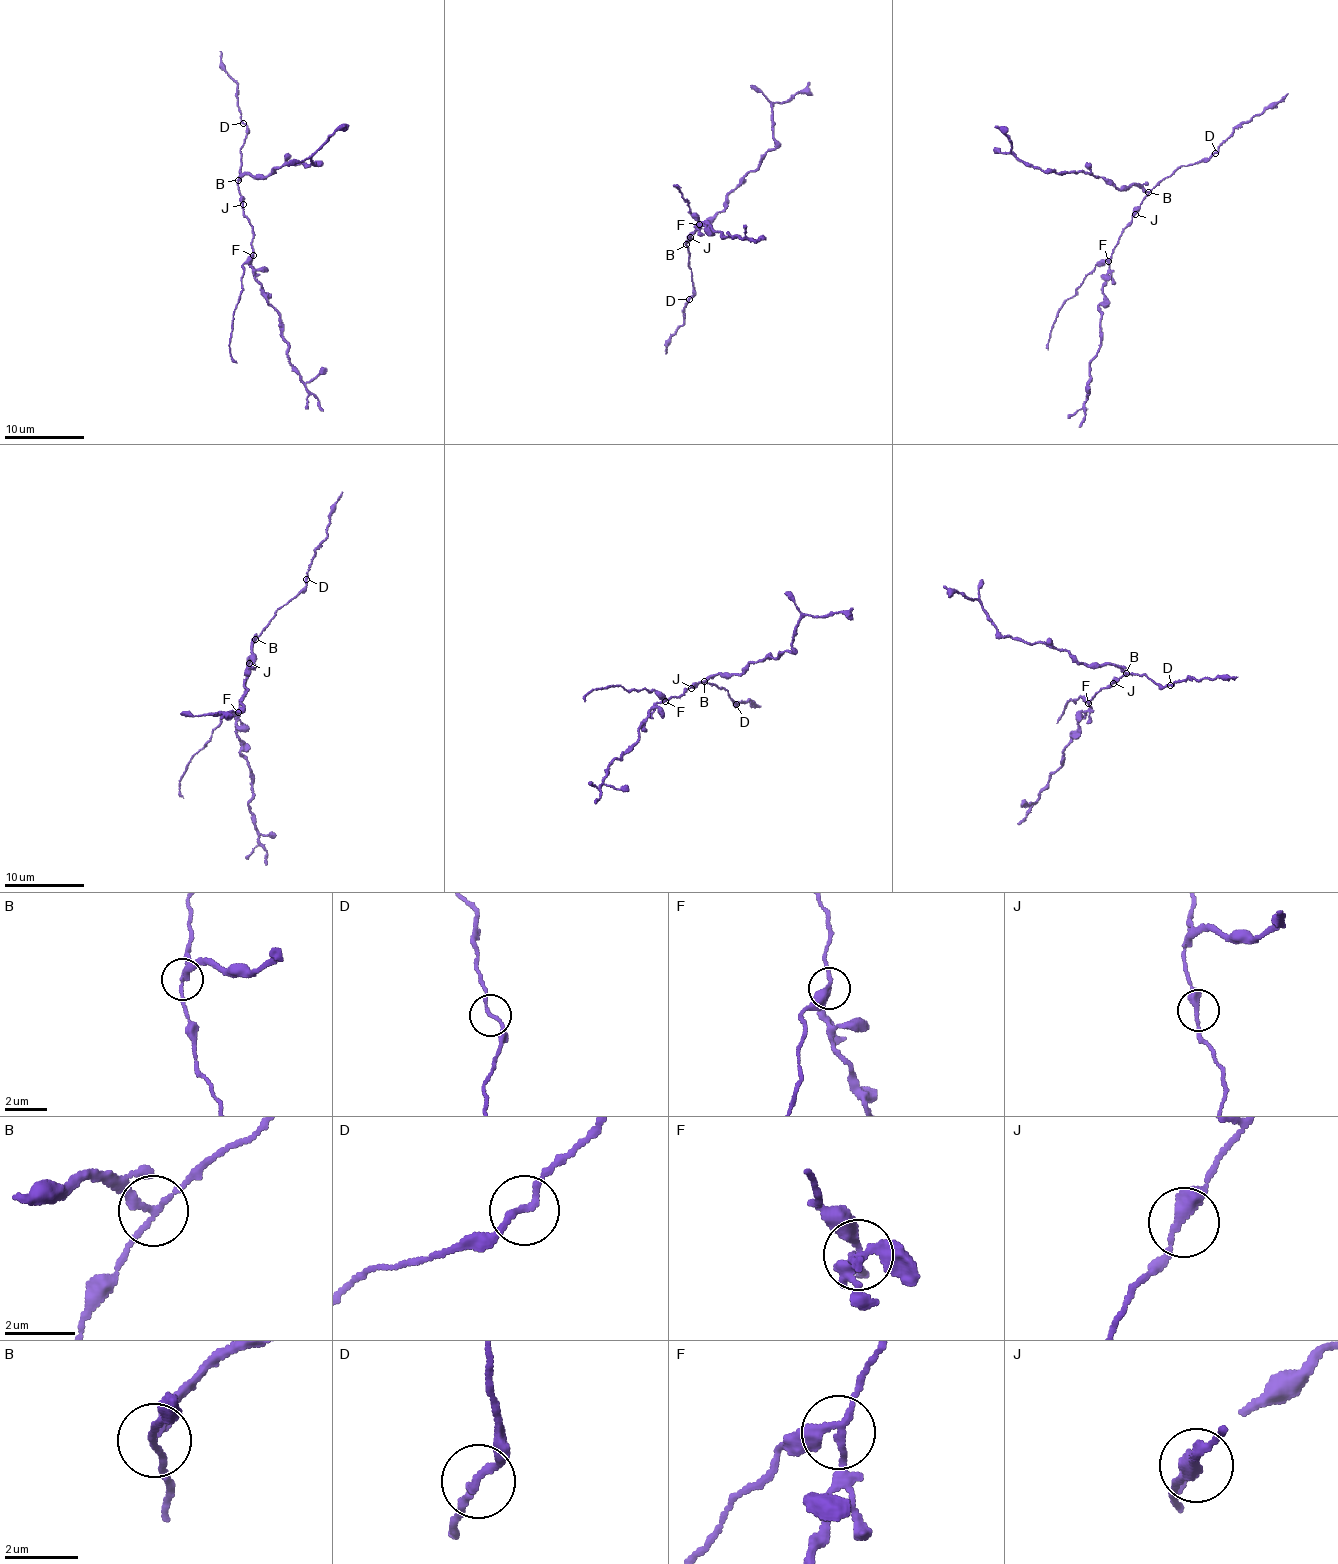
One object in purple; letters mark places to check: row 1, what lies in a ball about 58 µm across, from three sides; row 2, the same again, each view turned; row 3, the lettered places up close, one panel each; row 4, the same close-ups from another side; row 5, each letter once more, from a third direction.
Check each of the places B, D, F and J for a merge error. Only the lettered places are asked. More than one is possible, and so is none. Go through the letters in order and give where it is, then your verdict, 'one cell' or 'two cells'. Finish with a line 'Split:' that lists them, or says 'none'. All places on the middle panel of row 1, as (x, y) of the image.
B: at (686, 244); two cells
D: at (689, 299); one cell
F: at (699, 224); two cells
J: at (690, 237); one cell
Split: B, F

